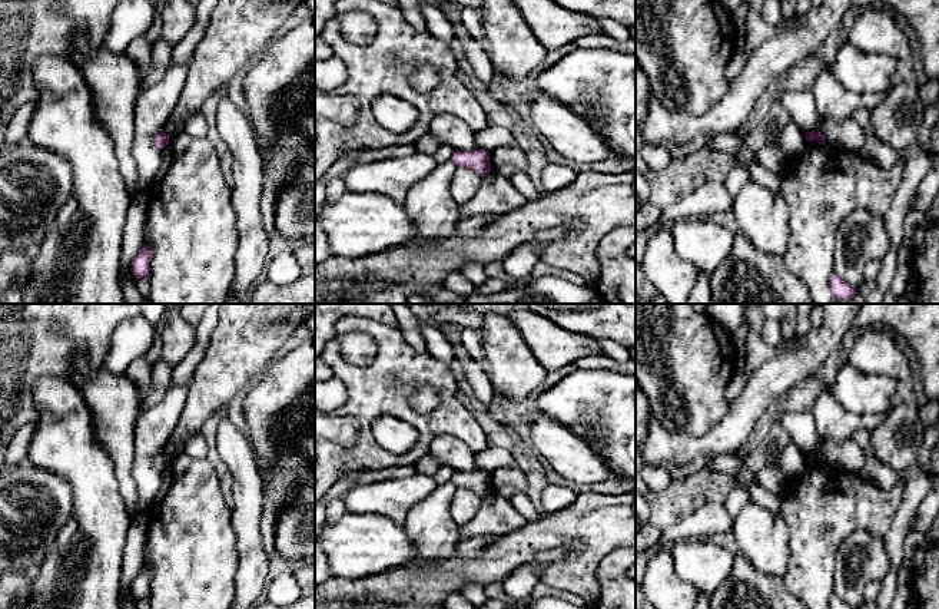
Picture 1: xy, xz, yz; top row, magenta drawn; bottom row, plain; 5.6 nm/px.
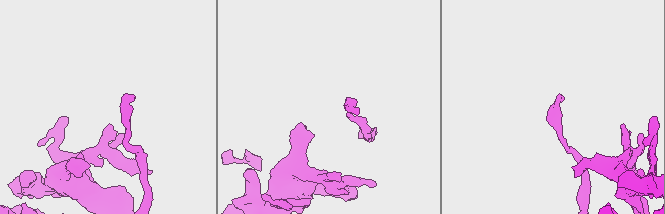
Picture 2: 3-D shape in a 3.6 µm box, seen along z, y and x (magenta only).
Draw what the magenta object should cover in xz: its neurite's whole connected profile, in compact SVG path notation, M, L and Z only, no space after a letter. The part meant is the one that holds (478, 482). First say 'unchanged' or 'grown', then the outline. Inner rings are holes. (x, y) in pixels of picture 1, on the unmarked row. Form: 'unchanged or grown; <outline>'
unchanged; M475 470L471 473L454 471L451 481L457 487L467 487L481 497L492 490L490 484L490 473L485 473L482 470Z

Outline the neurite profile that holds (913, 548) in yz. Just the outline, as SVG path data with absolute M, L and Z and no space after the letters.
M913 517L912 526L903 543L902 565L908 566L910 570L915 570L923 560L925 549L926 549L925 534L915 527Z

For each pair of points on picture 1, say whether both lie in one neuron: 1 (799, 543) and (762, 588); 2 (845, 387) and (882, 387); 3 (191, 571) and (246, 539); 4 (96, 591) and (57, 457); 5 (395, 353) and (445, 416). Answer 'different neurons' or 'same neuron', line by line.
1: different neurons
2: same neuron
3: different neurons
4: same neuron
5: same neuron

